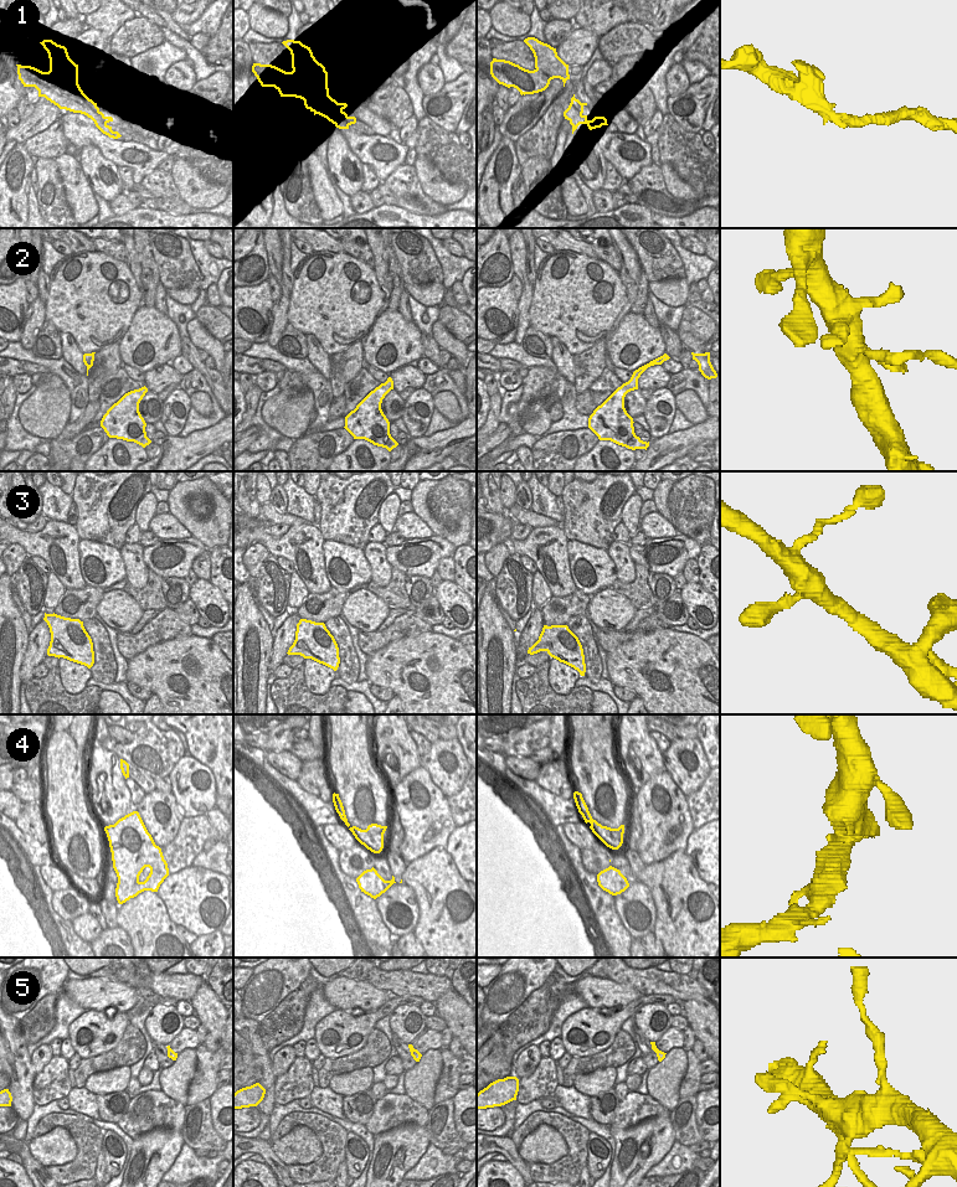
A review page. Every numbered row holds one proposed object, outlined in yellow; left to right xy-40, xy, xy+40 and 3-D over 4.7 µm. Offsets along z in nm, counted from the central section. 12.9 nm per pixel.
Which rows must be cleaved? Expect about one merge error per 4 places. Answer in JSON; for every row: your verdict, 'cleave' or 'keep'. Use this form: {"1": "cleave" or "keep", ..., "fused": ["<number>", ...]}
{"1": "cleave", "2": "keep", "3": "keep", "4": "cleave", "5": "cleave", "fused": ["1", "4", "5"]}

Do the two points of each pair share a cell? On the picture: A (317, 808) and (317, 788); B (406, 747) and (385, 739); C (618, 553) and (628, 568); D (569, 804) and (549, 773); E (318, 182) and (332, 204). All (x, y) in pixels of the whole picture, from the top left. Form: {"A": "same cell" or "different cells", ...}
{"A": "same cell", "B": "same cell", "C": "same cell", "D": "same cell", "E": "same cell"}

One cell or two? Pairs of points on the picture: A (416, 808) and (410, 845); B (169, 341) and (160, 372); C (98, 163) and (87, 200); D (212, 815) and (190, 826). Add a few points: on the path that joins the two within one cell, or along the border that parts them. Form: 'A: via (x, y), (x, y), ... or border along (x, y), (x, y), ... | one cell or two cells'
A: via (413, 816), (412, 836) | one cell
B: border along (169, 362), (155, 366), (144, 373) | two cells
C: border along (78, 160), (94, 192) | two cells
D: border along (205, 815), (209, 824), (216, 831), (217, 840) | two cells

